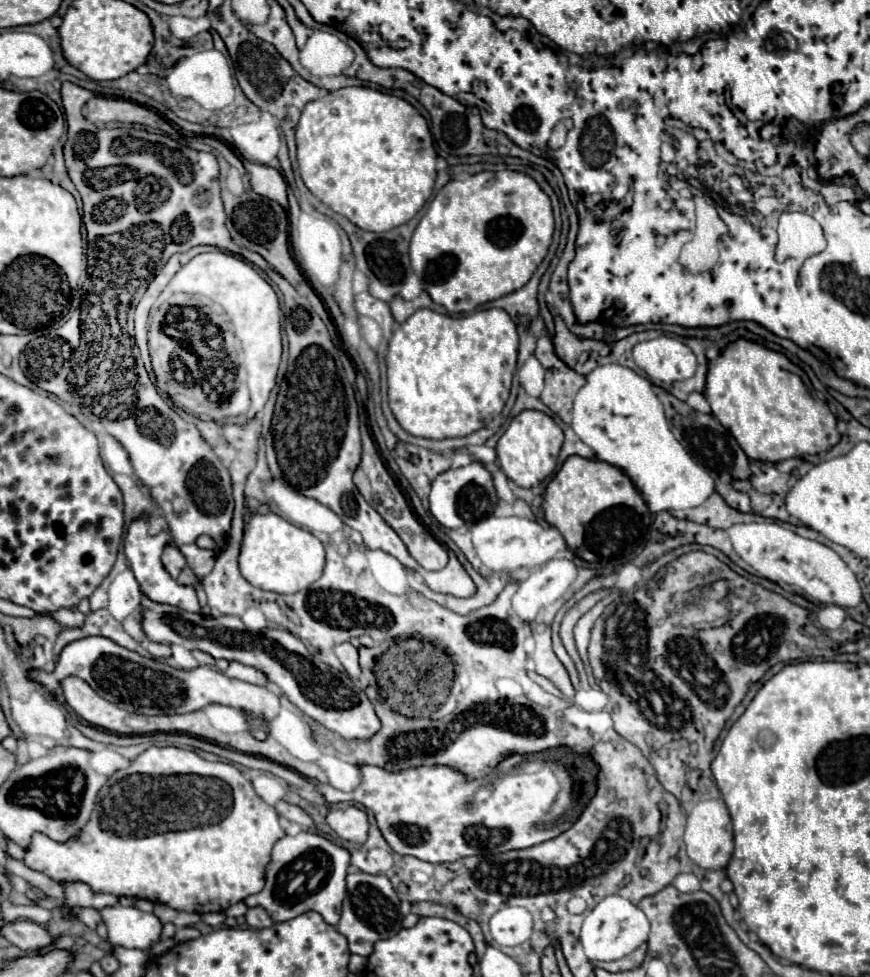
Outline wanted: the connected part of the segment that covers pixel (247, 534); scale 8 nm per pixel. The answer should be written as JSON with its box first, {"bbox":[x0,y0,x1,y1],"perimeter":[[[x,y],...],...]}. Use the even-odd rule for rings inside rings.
{"bbox":[238,514,324,594],"perimeter":[[[256,514],[244,526],[238,568],[240,574],[260,590],[292,594],[308,588],[316,578],[320,578],[324,568],[324,548],[316,536],[286,522],[278,514]]]}

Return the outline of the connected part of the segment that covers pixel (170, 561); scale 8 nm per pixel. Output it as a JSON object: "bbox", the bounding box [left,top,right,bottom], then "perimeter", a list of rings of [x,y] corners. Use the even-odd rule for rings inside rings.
{"bbox":[162,546,188,578],"perimeter":[[[166,546],[166,548],[164,548],[162,564],[164,564],[164,568],[168,570],[168,574],[170,574],[172,578],[178,578],[178,574],[188,566],[186,558],[184,558],[184,556],[180,554],[180,550],[174,548],[174,546]]]}

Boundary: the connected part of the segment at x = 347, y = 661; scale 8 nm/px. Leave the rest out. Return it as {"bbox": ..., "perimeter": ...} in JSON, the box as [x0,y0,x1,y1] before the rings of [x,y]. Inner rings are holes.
{"bbox":[334,642,360,680],"perimeter":[[[344,642],[344,644],[338,644],[338,646],[334,648],[334,652],[336,652],[338,660],[342,662],[344,670],[348,672],[348,676],[350,676],[352,680],[356,680],[356,678],[360,676],[360,666],[358,666],[358,650],[356,650],[350,642]]]}

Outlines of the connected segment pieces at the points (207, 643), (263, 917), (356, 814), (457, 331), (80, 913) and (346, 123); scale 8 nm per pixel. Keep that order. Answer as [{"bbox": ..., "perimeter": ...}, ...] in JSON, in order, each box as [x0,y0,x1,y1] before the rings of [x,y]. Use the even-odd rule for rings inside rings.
[{"bbox":[142,598,380,740],"perimeter":[[[142,598],[142,628],[152,642],[178,644],[186,650],[202,650],[214,658],[224,658],[228,662],[240,662],[244,666],[254,666],[264,676],[274,682],[282,694],[296,704],[304,714],[326,726],[328,730],[340,734],[342,738],[364,740],[376,734],[380,720],[376,718],[372,702],[366,698],[346,674],[338,674],[324,662],[316,660],[302,640],[284,628],[266,628],[262,632],[250,632],[238,616],[204,616],[180,610],[176,606],[164,606],[158,602]]]},{"bbox":[246,906,272,930],"perimeter":[[[256,906],[256,908],[248,908],[248,912],[246,912],[246,922],[248,922],[250,928],[256,928],[256,930],[262,930],[262,928],[272,926],[272,920],[268,918],[266,910],[260,908],[260,906]]]},{"bbox":[326,806,368,844],"perimeter":[[[356,806],[330,810],[326,814],[326,822],[342,840],[362,844],[368,838],[368,818]]]},{"bbox":[386,308,518,438],"perimeter":[[[500,308],[476,310],[466,316],[448,316],[434,310],[416,310],[406,322],[394,328],[386,352],[388,404],[398,424],[422,438],[458,438],[488,426],[510,396],[518,356],[518,334],[514,322]]]},{"bbox":[70,908,100,928],"perimeter":[[[72,908],[70,910],[80,922],[84,922],[88,928],[96,928],[96,924],[100,922],[100,914],[94,908]]]},{"bbox":[296,88,436,232],"perimeter":[[[340,88],[304,106],[296,126],[298,170],[306,188],[328,208],[368,232],[388,232],[418,214],[436,180],[436,152],[428,124],[406,100],[372,88]]]}]

